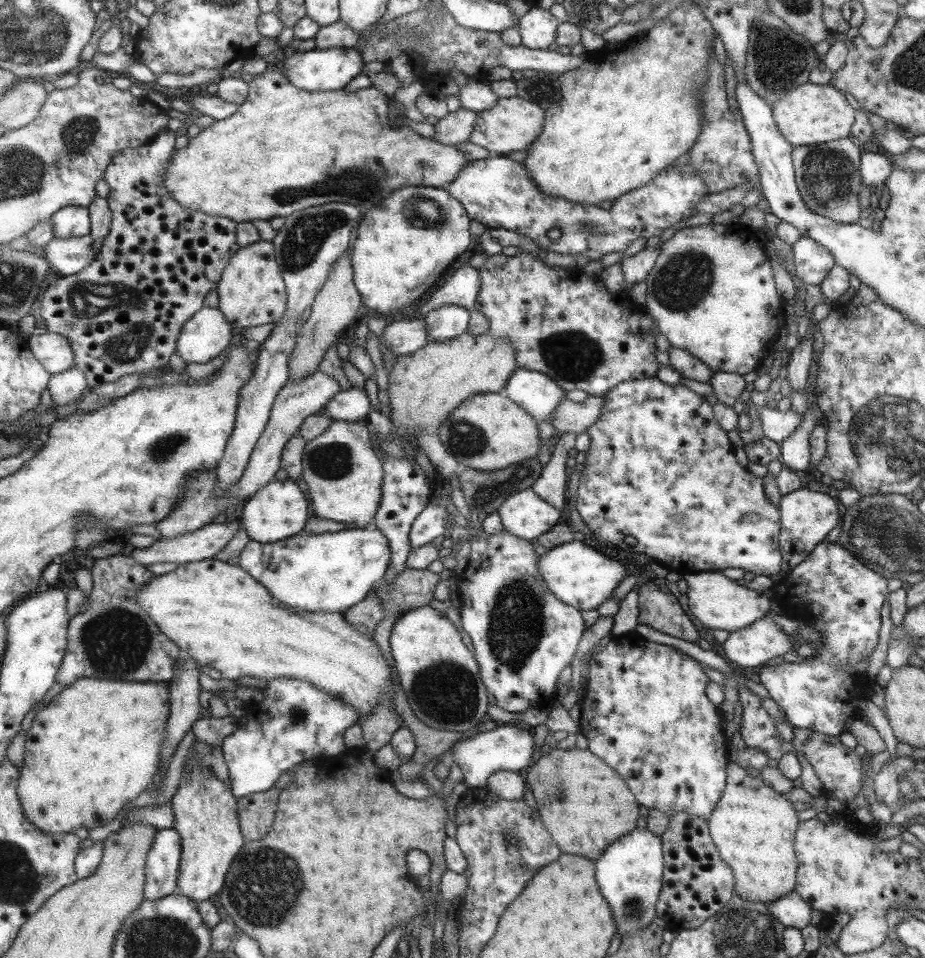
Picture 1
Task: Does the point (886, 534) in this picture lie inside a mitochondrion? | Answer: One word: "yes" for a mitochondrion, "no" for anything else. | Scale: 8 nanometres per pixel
yes

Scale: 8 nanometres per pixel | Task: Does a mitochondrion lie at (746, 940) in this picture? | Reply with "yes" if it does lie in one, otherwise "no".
yes

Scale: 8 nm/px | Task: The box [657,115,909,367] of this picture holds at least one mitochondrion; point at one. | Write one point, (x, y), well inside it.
(824, 170)

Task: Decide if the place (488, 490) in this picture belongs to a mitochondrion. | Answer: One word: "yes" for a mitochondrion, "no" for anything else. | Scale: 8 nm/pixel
yes

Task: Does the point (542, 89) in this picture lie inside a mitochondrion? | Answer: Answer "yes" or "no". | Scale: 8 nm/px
yes

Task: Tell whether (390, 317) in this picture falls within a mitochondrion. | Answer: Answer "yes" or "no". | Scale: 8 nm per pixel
no

